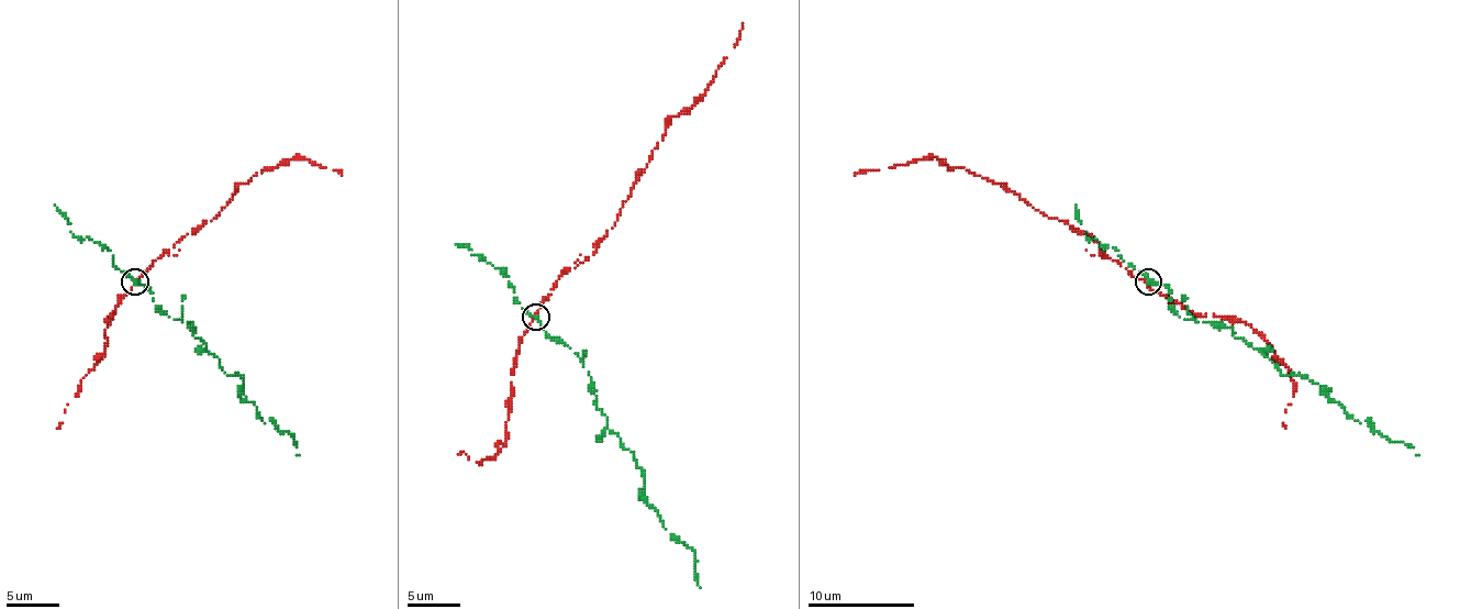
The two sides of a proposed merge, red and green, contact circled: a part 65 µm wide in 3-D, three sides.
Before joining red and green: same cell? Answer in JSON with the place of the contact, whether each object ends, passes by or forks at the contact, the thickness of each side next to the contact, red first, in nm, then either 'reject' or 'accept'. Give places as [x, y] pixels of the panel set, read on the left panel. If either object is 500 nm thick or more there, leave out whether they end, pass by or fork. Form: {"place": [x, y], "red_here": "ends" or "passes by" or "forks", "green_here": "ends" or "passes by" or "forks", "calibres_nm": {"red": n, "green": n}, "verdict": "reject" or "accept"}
{"place": [135, 281], "red_here": "passes by", "green_here": "ends", "calibres_nm": {"red": 190, "green": 440}, "verdict": "reject"}

